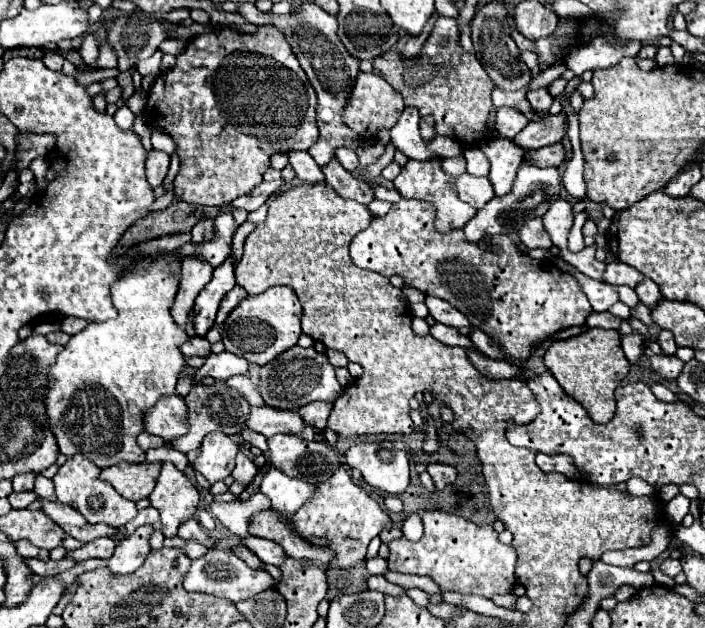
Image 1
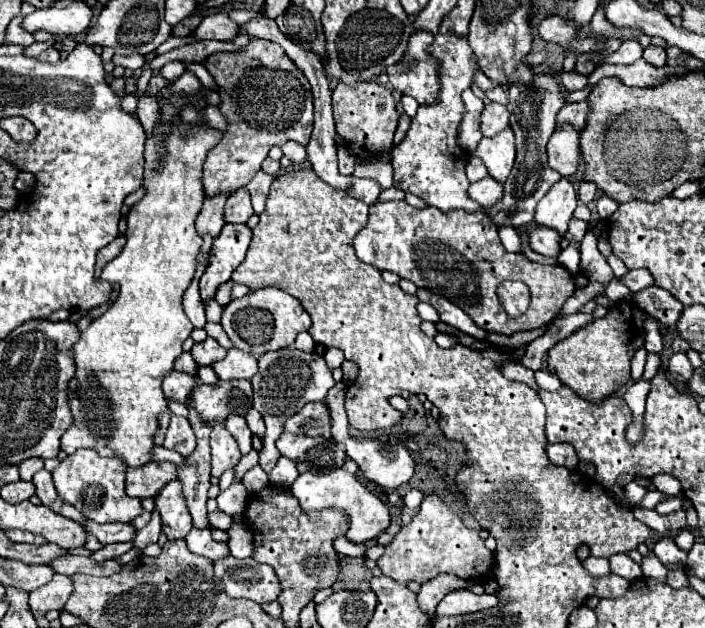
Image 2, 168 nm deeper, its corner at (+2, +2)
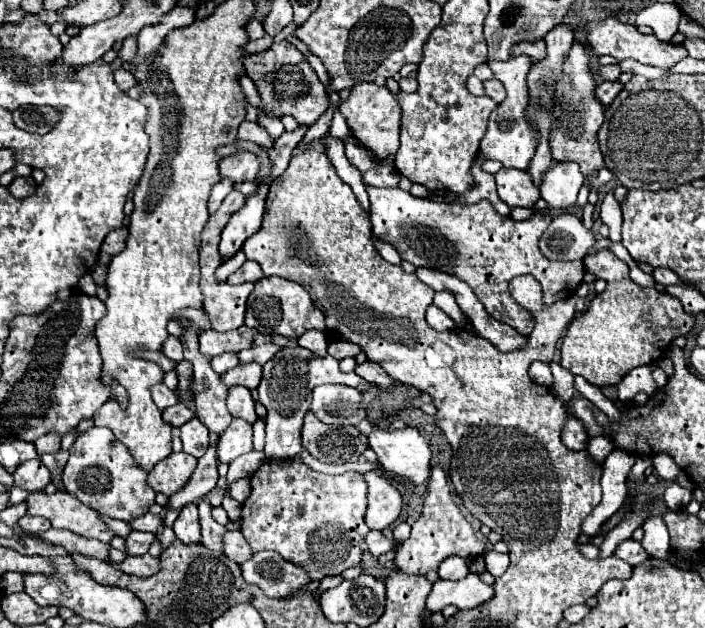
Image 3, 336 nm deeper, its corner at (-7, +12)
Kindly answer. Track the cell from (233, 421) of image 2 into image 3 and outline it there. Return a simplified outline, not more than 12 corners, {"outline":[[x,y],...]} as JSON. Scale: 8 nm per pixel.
{"outline":[[244,386],[228,390],[228,410],[254,424],[254,400]]}

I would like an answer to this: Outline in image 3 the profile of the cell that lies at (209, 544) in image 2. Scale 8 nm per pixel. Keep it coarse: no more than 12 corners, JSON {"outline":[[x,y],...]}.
{"outline":[[240,532],[224,534],[224,554],[242,564],[252,548]]}

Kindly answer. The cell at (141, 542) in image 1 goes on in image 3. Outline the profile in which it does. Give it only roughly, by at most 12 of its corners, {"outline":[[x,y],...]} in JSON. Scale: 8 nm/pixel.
{"outline":[[210,446],[190,480],[168,498],[166,510],[198,502],[218,482],[216,446]]}

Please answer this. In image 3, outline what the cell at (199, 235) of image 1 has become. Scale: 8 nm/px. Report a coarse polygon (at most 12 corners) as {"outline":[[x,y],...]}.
{"outline":[[240,152],[220,162],[220,176],[240,184],[256,180],[258,158]]}

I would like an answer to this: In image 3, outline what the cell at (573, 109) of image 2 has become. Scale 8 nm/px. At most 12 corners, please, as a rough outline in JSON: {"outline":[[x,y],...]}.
{"outline":[[602,82],[594,92],[608,106],[622,90],[620,82]]}

